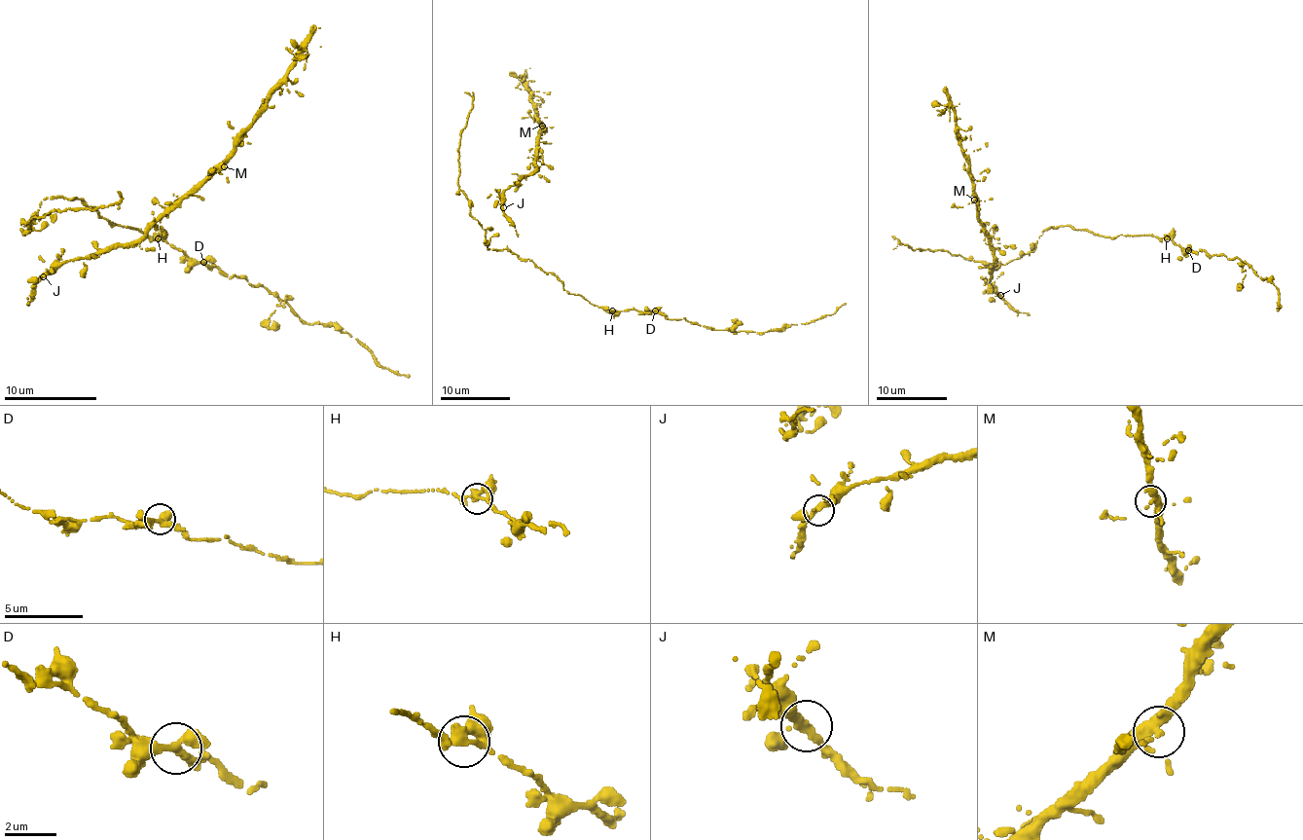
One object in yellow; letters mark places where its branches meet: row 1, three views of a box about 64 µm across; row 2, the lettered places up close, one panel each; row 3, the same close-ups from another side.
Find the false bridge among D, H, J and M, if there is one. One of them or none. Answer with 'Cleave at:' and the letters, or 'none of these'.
Cleave at: none of these

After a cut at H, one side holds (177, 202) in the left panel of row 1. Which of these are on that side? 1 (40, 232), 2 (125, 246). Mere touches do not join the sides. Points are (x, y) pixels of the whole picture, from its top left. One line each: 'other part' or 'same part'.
1: other part
2: same part

